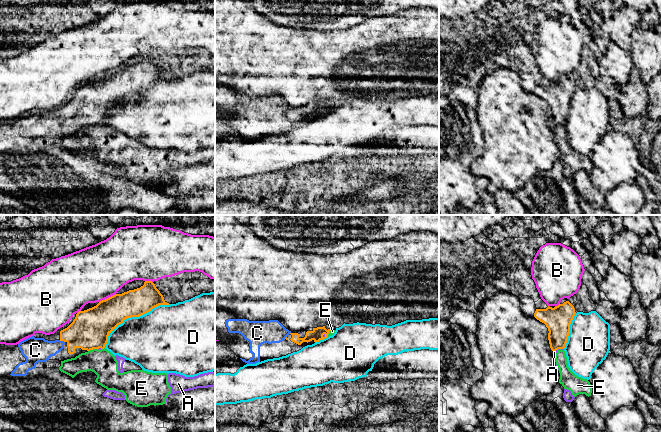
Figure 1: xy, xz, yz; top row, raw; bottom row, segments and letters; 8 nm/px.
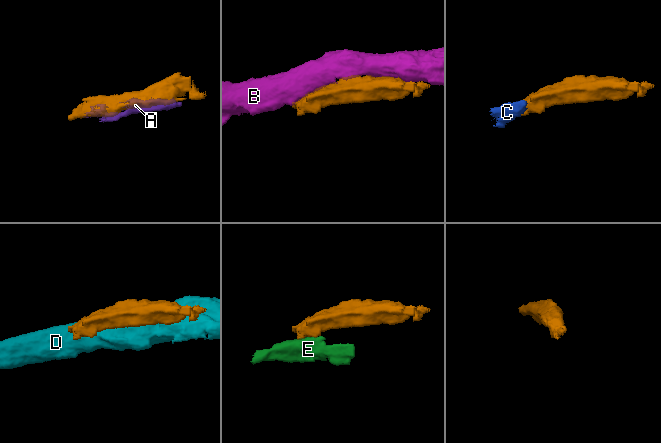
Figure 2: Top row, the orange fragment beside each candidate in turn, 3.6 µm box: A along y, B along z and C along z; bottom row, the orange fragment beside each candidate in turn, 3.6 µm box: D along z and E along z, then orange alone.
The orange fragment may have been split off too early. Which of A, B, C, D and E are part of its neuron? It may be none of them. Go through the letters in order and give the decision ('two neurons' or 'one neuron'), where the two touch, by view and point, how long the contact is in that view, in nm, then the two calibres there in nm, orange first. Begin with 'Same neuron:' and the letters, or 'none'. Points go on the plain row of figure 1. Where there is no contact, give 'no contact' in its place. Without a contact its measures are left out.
Same neuron: C
A: two neurons; contact xz (325, 111); length 40 nm; calibres 100 and 20 nm
B: two neurons; contact xy (107, 74); length 150 nm; calibres 280 and 440 nm
C: one neuron; contact xy (62, 116); length 50 nm; calibres 300 and 200 nm
D: two neurons; contact xy (133, 92); length 650 nm; calibres 240 and 440 nm
E: two neurons; contact xy (92, 125); length 80 nm; calibres 300 and 220 nm

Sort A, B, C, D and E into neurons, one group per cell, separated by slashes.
A E / B / C / D

